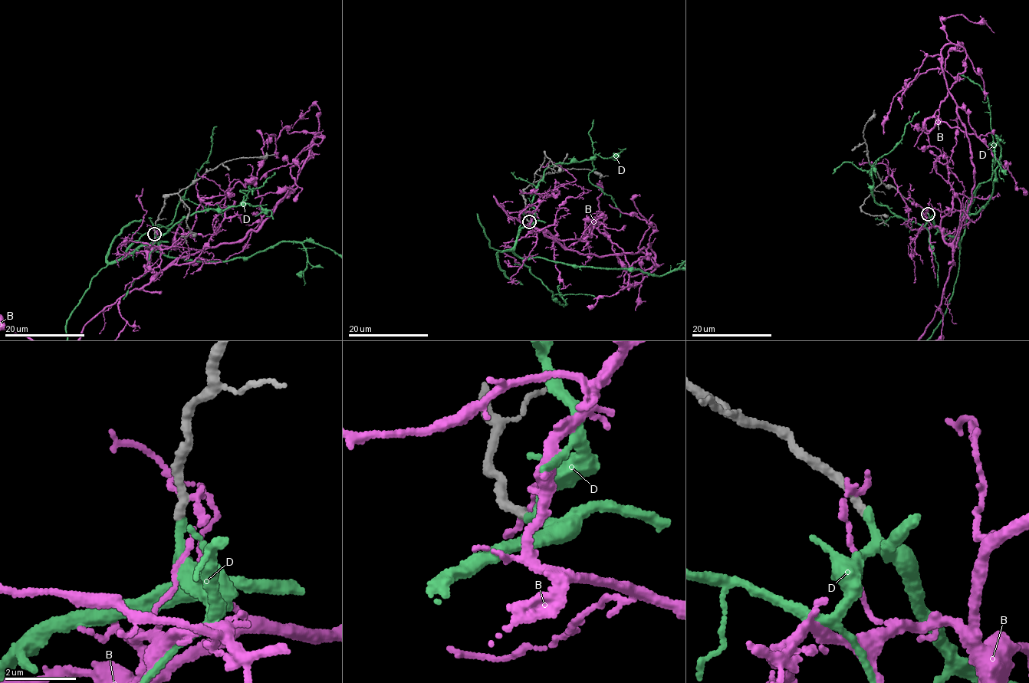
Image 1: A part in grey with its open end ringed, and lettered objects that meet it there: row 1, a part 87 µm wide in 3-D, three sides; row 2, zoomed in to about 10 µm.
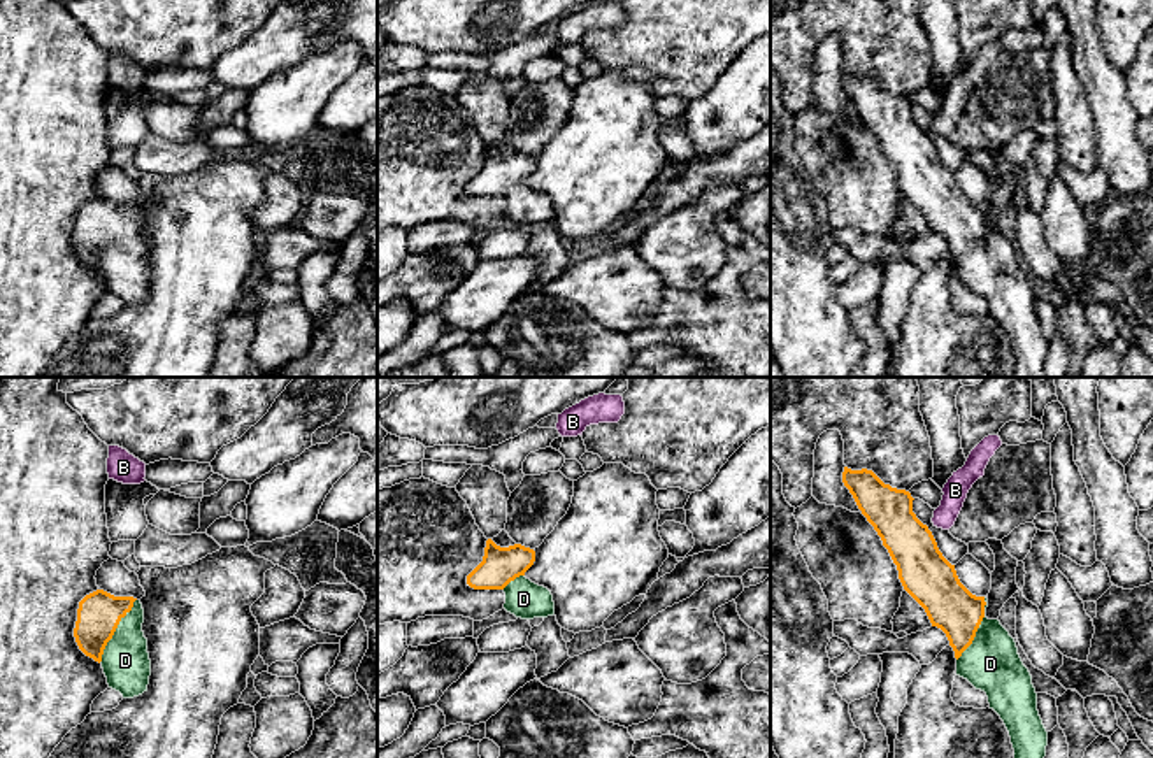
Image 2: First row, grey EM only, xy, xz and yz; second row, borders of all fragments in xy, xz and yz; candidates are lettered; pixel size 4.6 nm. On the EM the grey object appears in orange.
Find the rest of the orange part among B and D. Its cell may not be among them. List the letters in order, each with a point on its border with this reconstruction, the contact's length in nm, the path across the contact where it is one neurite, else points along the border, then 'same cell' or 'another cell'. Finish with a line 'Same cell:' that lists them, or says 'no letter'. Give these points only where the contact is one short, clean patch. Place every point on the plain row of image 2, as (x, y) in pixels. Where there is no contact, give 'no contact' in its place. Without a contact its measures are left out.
B: no contact | another cell
D: xy (114, 237) | 340 nm | across xy (99, 221), (114, 237), (114, 246), (125, 267) | same cell
Same cell: D

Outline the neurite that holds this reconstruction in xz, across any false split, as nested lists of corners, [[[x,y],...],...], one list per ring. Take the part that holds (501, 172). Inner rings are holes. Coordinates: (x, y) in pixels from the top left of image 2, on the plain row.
[[[488,146],[483,168],[467,182],[467,191],[474,197],[502,197],[505,200],[504,216],[516,225],[553,223],[551,198],[525,184],[534,168],[534,156],[521,151],[500,154]]]

